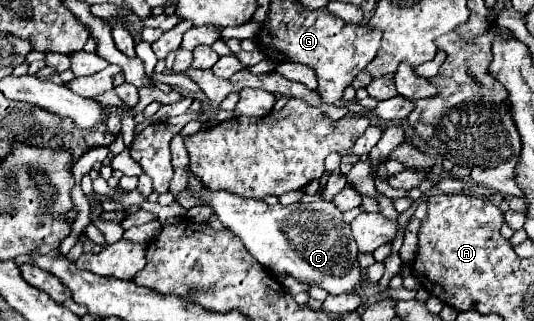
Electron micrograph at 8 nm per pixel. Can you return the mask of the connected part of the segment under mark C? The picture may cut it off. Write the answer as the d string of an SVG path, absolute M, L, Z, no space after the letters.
M189 177L191 189L205 199L205 205L209 205L215 215L221 219L221 223L233 231L237 237L241 237L245 249L269 271L275 273L289 273L301 283L317 285L325 289L329 295L345 295L345 293L357 293L365 285L365 271L359 267L357 261L357 245L355 239L351 237L349 225L343 221L343 213L331 203L331 201L313 201L313 203L293 203L289 207L281 205L267 205L265 201L259 199L243 199L233 193L207 193L207 189L199 189L195 185L195 177Z

